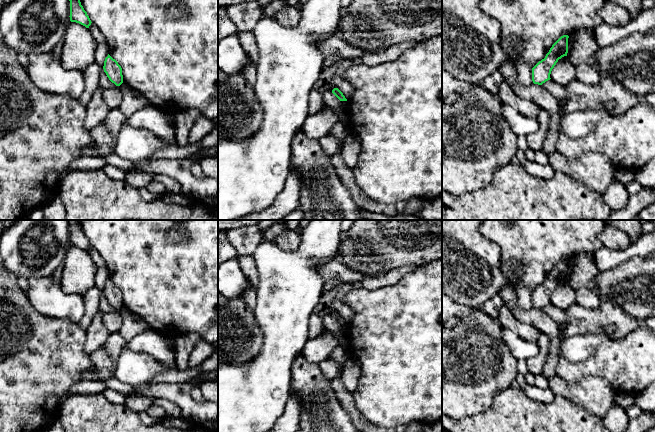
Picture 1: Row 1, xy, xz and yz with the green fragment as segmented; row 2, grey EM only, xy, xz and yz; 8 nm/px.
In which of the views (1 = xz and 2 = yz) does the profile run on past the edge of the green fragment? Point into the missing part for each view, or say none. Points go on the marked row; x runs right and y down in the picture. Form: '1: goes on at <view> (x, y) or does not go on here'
1: does not go on here
2: does not go on here

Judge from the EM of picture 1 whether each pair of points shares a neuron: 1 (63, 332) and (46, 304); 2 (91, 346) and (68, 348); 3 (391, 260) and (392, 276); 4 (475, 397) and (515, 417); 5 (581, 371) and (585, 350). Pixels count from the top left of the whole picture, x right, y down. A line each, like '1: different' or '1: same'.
1: different
2: different
3: different
4: different
5: different

